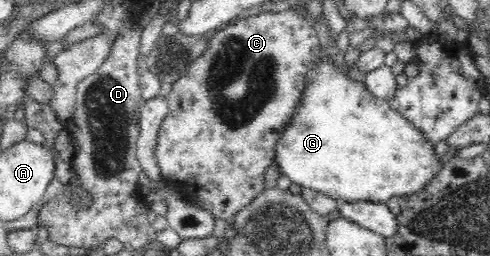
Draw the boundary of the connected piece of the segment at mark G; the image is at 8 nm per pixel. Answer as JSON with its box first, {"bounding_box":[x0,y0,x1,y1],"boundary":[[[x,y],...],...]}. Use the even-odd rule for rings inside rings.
{"bounding_box":[275,57,442,203],"boundary":[[[322,57],[321,67],[318,70],[311,72],[311,79],[313,83],[305,90],[303,98],[303,105],[299,108],[297,115],[293,118],[293,123],[284,131],[284,137],[278,145],[276,145],[275,161],[281,171],[281,174],[288,177],[292,183],[298,184],[302,188],[309,188],[316,192],[326,194],[328,197],[334,198],[341,202],[356,202],[368,201],[370,203],[388,203],[388,201],[396,197],[410,197],[410,195],[418,195],[423,193],[429,184],[433,183],[439,177],[442,170],[442,163],[440,163],[440,155],[436,153],[434,143],[428,140],[428,136],[422,133],[416,126],[407,121],[400,113],[392,109],[390,102],[378,100],[368,90],[365,84],[360,83],[354,79],[350,79],[346,73],[343,73],[341,68],[336,65],[335,61],[330,57]]]}

